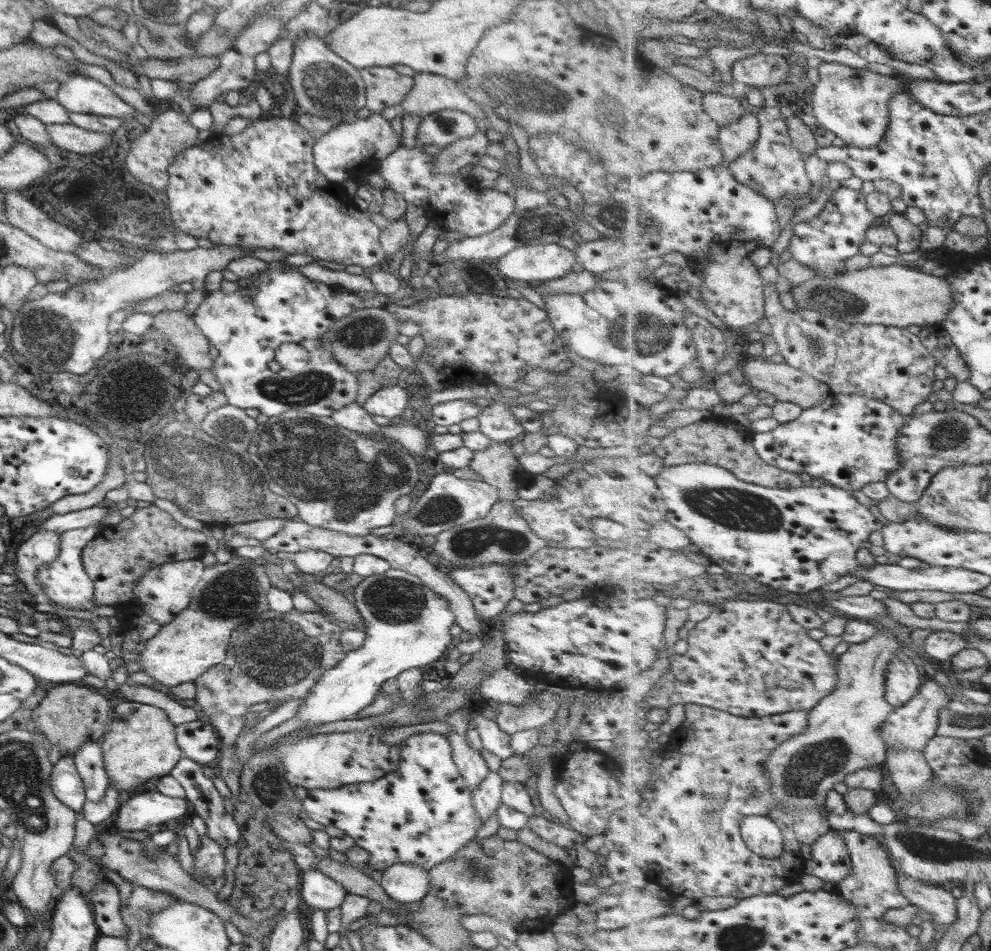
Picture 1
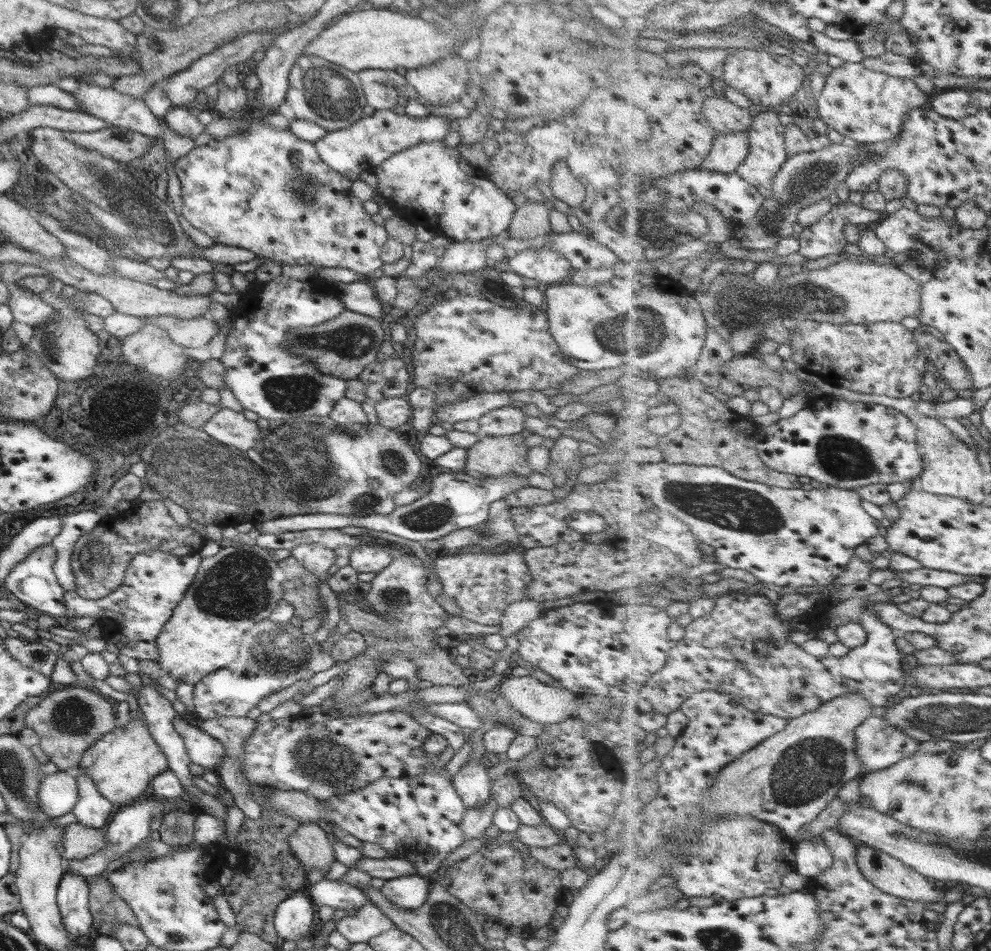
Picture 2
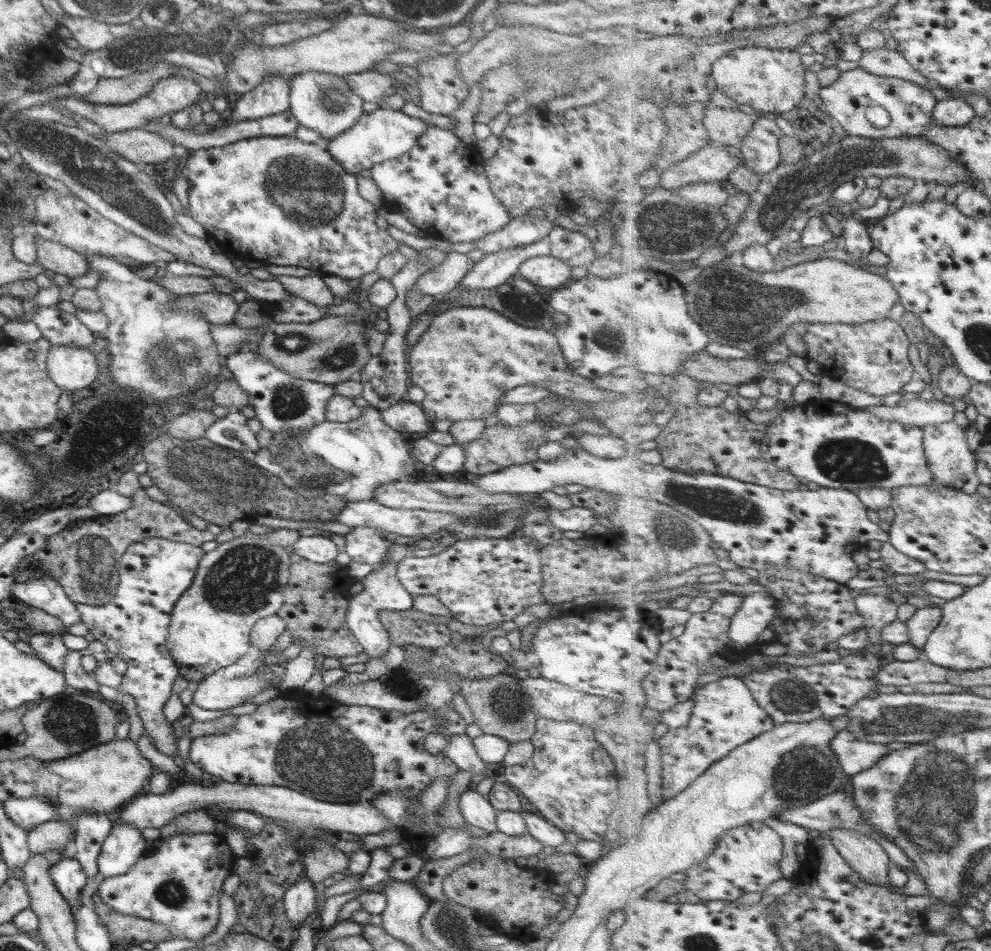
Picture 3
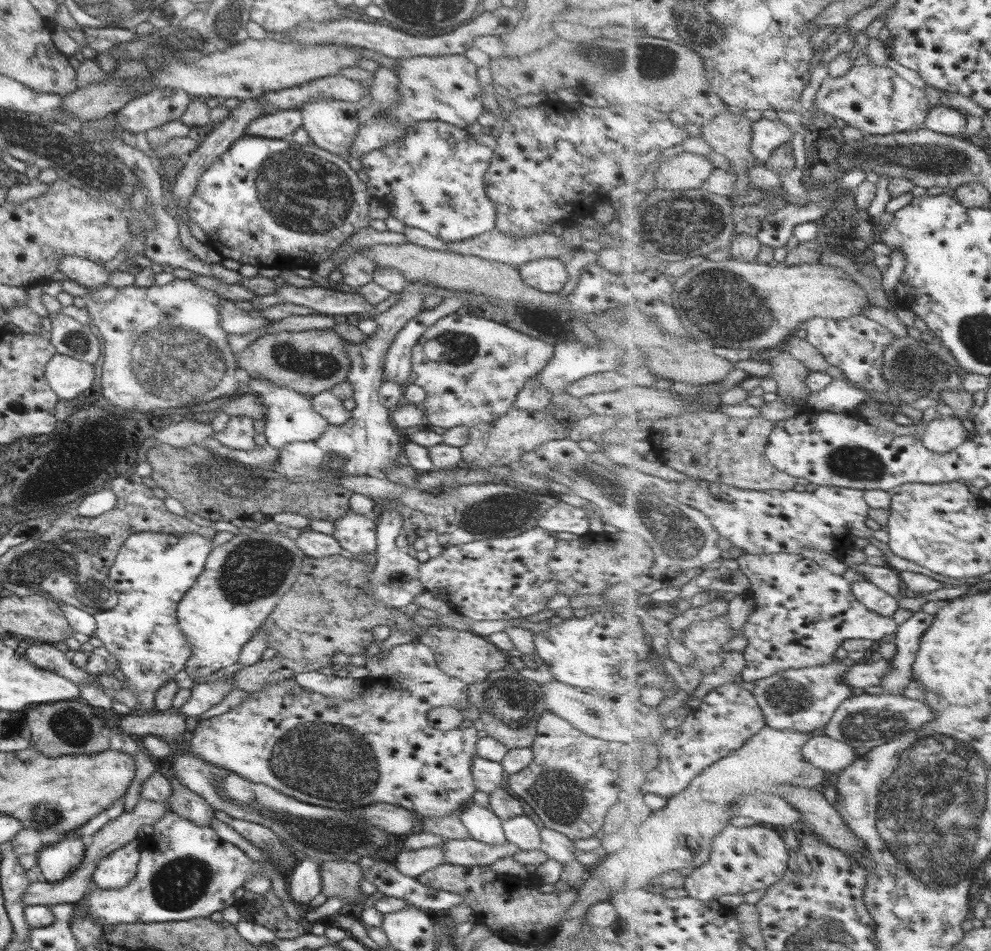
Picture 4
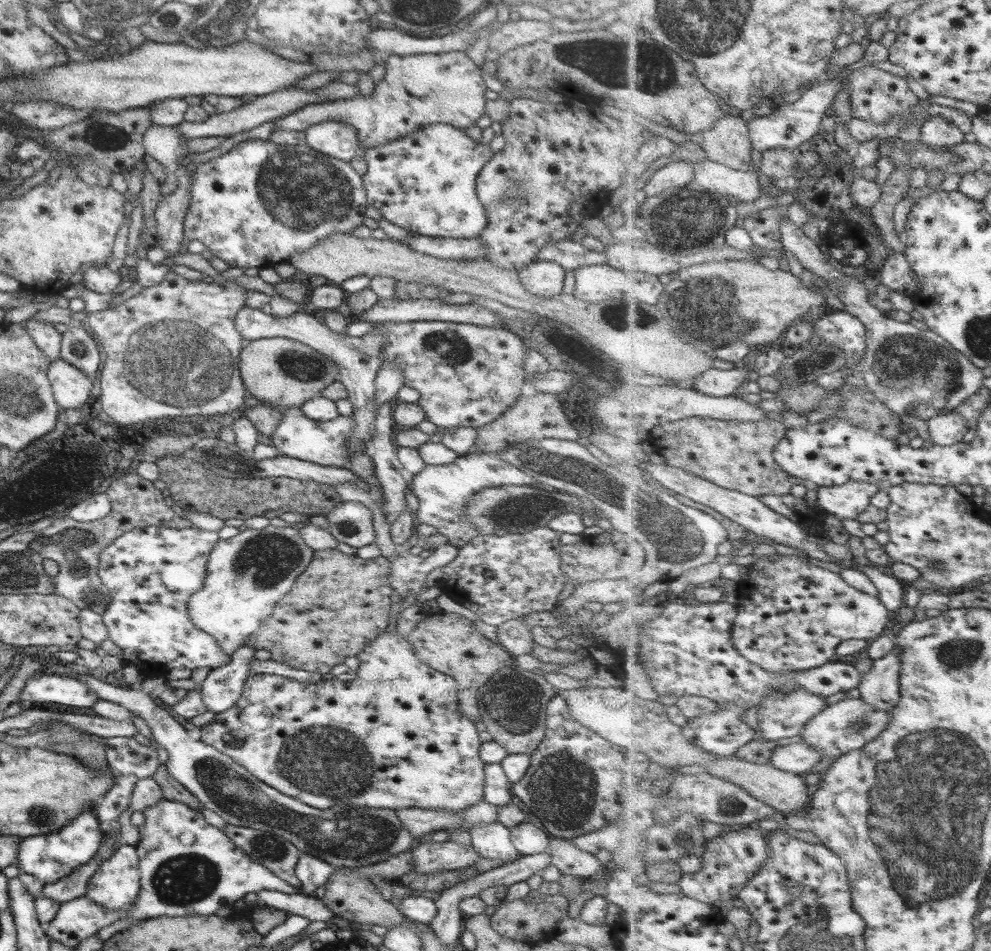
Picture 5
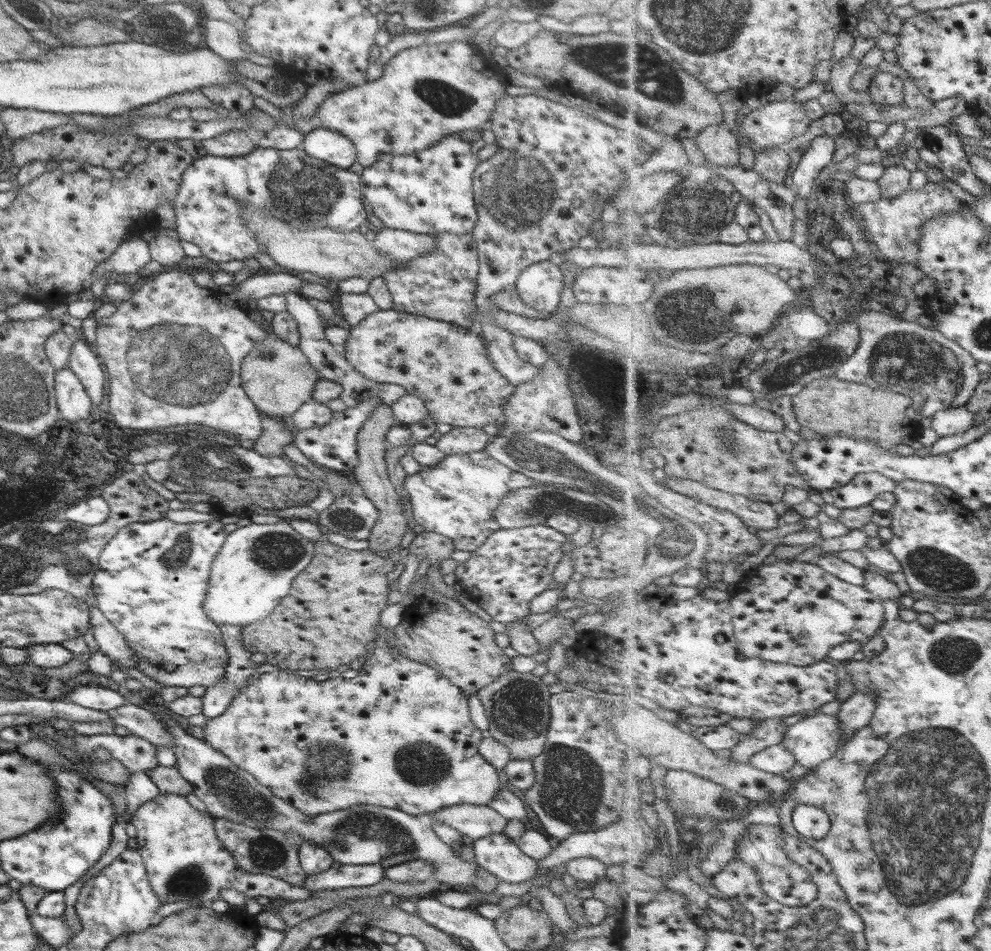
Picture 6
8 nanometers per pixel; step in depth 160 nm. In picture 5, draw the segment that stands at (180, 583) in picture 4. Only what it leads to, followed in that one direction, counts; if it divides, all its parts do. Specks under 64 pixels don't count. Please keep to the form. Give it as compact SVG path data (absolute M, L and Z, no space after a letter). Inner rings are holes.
M145 526L133 528L118 536L99 555L97 574L101 584L110 590L110 603L102 614L102 623L107 629L107 640L111 640L121 652L122 664L136 666L141 673L141 664L157 664L163 670L185 668L224 668L230 657L214 643L214 640L193 626L186 611L186 600L202 587L206 575L206 562L218 541L216 532L189 528L165 528Z

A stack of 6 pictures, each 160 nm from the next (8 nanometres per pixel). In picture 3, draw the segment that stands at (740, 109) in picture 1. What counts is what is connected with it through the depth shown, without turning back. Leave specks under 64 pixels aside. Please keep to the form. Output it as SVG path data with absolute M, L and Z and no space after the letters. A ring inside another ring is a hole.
M711 106L705 109L703 121L714 143L729 146L731 149L738 149L753 130L755 117L736 108Z

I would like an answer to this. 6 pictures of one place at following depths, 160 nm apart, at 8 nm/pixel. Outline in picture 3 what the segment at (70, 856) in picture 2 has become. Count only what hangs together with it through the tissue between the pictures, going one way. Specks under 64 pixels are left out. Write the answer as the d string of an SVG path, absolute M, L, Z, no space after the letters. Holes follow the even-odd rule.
M49 820L33 826L27 835L27 846L31 855L43 854L48 850L59 850L74 837L72 822Z

